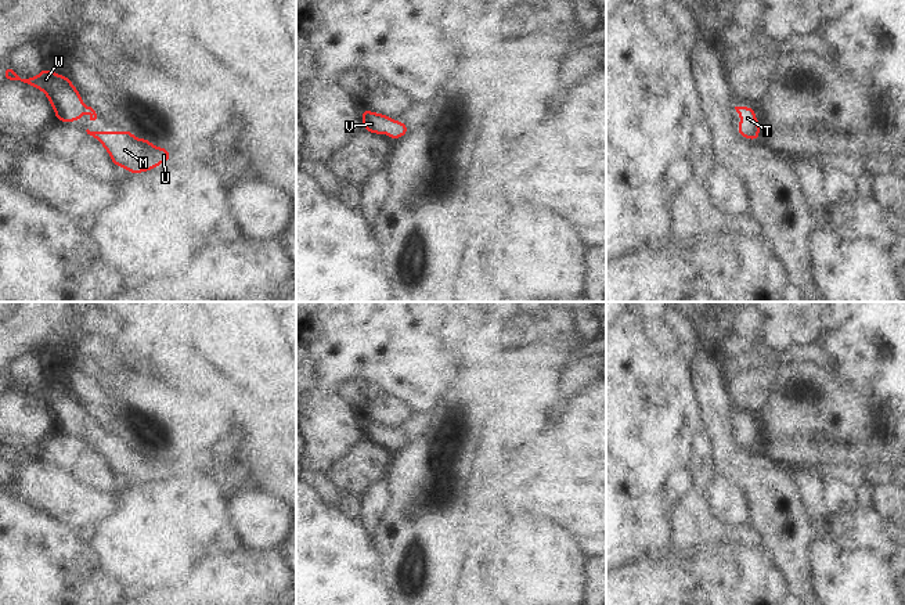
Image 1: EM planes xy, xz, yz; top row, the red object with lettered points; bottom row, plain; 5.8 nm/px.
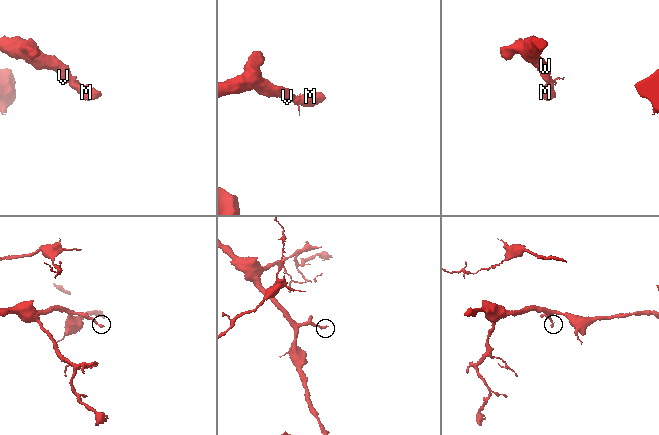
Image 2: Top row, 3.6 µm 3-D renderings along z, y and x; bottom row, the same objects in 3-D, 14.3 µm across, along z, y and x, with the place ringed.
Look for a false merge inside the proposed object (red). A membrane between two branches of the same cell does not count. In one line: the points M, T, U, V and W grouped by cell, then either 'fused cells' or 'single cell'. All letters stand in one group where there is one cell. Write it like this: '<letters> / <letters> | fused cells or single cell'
M T U V W | single cell

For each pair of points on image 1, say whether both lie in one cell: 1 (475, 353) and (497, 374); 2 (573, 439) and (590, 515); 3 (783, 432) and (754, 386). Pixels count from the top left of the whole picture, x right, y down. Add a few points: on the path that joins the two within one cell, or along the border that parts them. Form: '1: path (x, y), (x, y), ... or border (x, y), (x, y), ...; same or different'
1: border (491, 359), (475, 370), (473, 381), (462, 384); different
2: path (573, 458), (573, 483), (586, 496); same
3: border (768, 370), (768, 398), (753, 416); different

